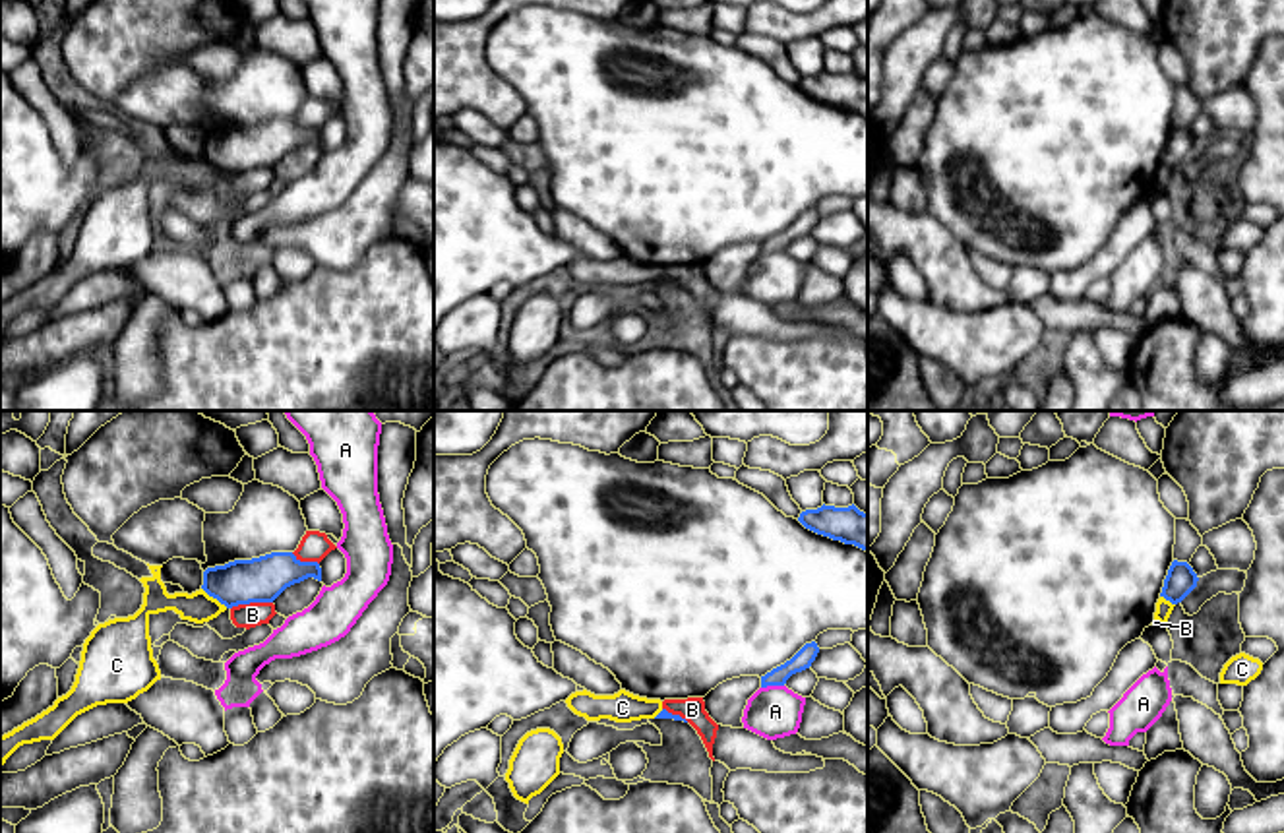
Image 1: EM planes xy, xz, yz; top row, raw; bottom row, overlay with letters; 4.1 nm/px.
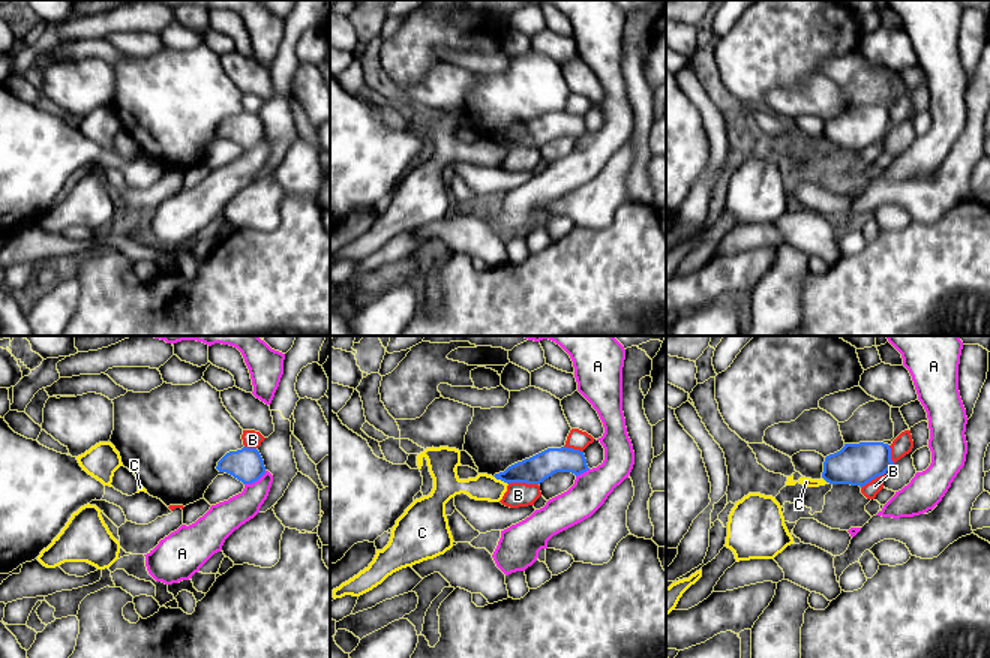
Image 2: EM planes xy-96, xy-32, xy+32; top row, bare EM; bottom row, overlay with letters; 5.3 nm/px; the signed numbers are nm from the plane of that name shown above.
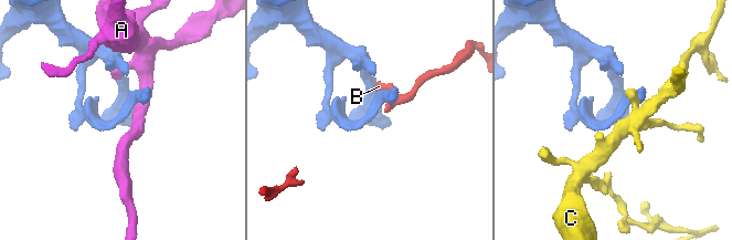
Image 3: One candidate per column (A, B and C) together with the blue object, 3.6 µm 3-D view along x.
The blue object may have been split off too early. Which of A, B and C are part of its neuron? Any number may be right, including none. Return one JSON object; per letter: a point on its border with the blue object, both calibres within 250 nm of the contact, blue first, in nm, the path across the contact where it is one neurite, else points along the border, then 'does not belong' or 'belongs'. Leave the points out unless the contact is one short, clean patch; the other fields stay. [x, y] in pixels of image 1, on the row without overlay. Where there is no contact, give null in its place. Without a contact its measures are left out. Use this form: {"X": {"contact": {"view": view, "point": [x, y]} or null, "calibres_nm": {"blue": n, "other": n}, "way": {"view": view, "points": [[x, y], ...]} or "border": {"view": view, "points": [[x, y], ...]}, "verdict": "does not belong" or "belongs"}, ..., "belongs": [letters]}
{"A": {"contact": {"view": "xz", "point": [771, 250]}, "calibres_nm": {"blue": 80, "other": 220}, "verdict": "does not belong"}, "B": {"contact": {"view": "xy", "point": [250, 167]}, "calibres_nm": {"blue": 190, "other": 100}, "verdict": "does not belong"}, "C": {"contact": {"view": "xy", "point": [215, 163]}, "calibres_nm": {"blue": 190, "other": 130}, "border": {"view": "xy", "points": [[202, 154], [227, 173]]}, "verdict": "does not belong"}, "belongs": []}

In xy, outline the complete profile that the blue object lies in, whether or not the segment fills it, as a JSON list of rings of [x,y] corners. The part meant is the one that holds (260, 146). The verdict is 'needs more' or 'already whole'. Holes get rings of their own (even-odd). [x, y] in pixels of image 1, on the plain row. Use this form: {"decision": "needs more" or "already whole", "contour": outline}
{"decision": "already whole", "contour": [[[271,118],[207,134],[201,155],[232,174],[250,169],[273,169],[287,153],[308,143],[321,147],[318,128],[300,128],[292,118]]]}

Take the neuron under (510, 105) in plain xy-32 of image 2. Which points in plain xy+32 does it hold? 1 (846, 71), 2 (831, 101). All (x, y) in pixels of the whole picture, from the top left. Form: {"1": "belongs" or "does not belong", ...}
{"1": "does not belong", "2": "does not belong"}

